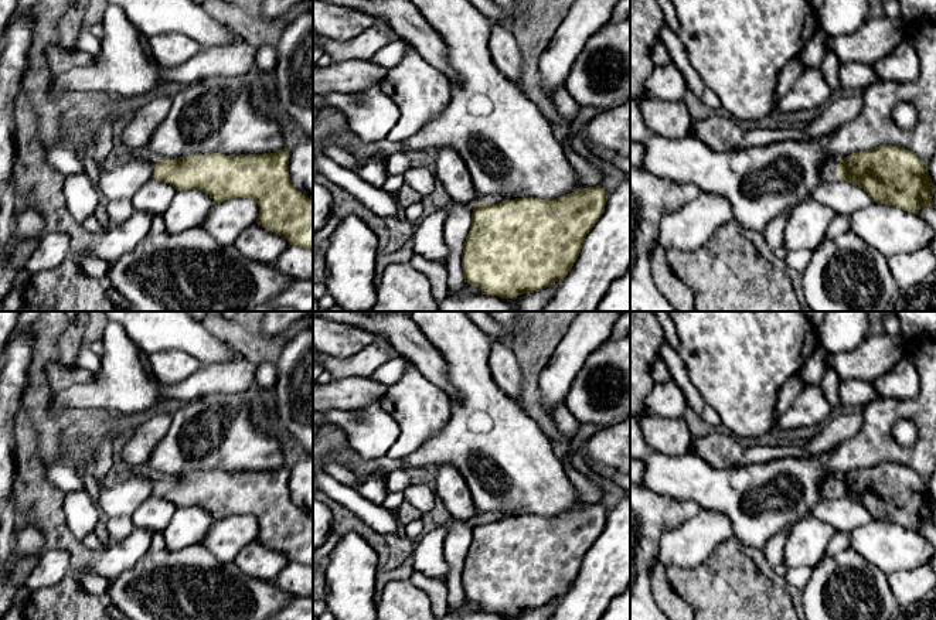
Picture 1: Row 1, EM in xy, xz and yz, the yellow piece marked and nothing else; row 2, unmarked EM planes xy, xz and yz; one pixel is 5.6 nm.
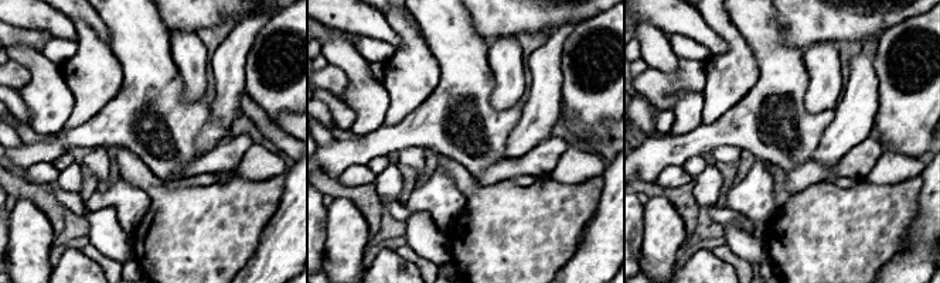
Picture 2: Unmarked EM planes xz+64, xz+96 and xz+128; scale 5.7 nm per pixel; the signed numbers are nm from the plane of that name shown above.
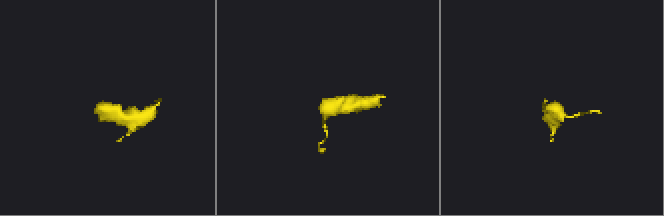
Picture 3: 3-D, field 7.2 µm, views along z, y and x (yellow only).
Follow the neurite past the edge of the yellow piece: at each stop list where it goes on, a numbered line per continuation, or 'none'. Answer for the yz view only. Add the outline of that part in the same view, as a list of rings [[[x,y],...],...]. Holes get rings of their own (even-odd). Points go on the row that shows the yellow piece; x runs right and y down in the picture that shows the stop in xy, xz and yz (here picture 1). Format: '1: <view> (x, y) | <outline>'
1: yz (829, 169) | [[[833,157],[826,159],[820,166],[818,183],[833,183],[838,180],[837,177],[838,163],[840,160],[837,159],[833,159]]]

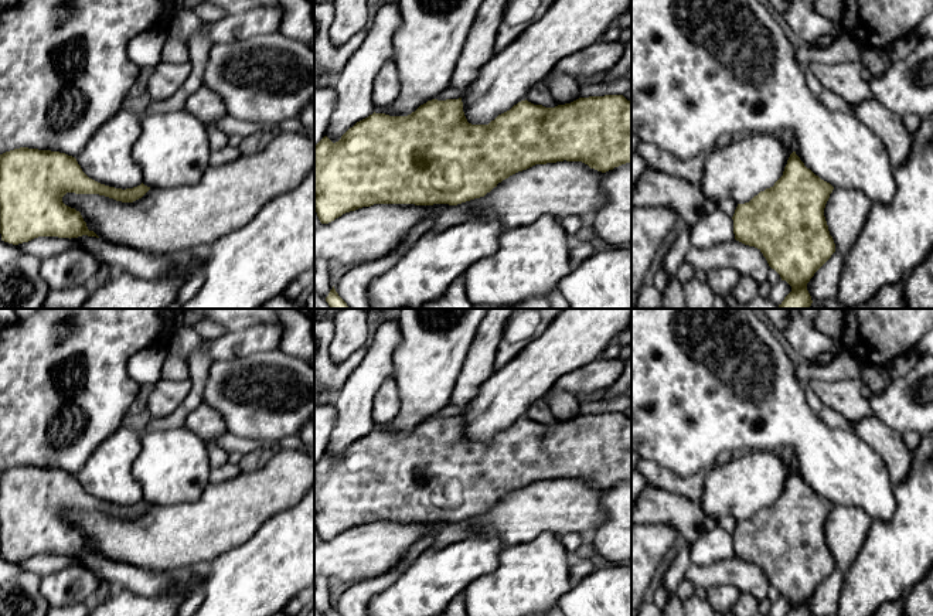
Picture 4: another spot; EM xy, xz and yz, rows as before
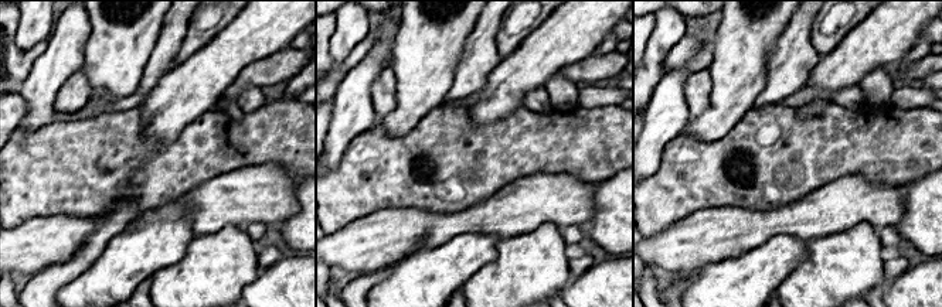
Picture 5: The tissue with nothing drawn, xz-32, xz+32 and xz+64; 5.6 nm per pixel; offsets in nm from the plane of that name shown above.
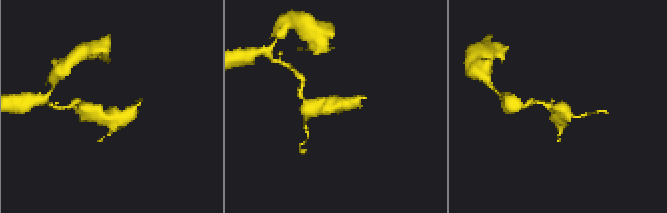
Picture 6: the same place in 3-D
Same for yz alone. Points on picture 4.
none

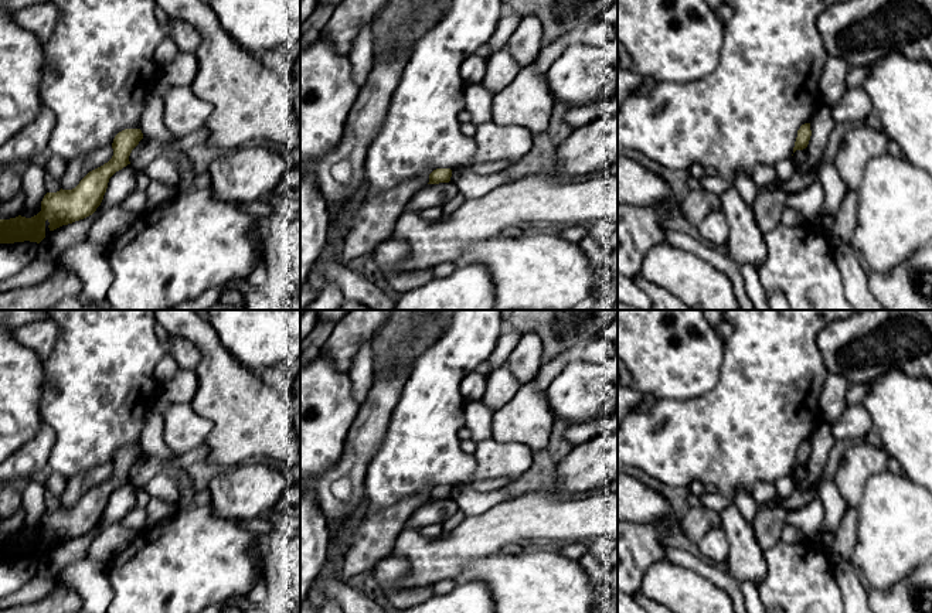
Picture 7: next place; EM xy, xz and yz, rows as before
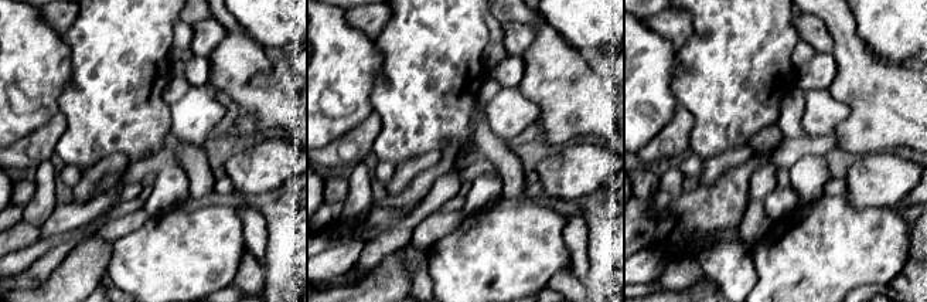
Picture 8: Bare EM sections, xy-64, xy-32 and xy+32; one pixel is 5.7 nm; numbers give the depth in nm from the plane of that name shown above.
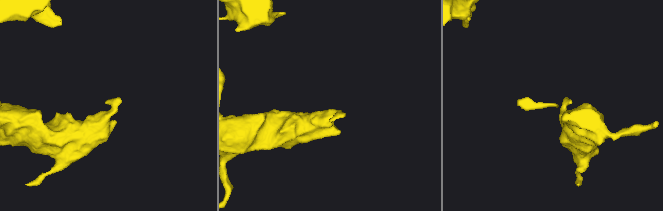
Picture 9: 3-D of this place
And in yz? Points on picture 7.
none

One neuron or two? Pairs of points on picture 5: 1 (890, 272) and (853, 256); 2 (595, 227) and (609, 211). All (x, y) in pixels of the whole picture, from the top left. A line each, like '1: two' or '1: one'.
1: two
2: one

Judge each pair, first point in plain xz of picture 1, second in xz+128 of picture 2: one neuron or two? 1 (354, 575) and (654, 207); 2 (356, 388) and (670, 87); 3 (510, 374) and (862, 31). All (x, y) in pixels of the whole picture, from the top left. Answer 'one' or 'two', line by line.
1: one
2: one
3: two

